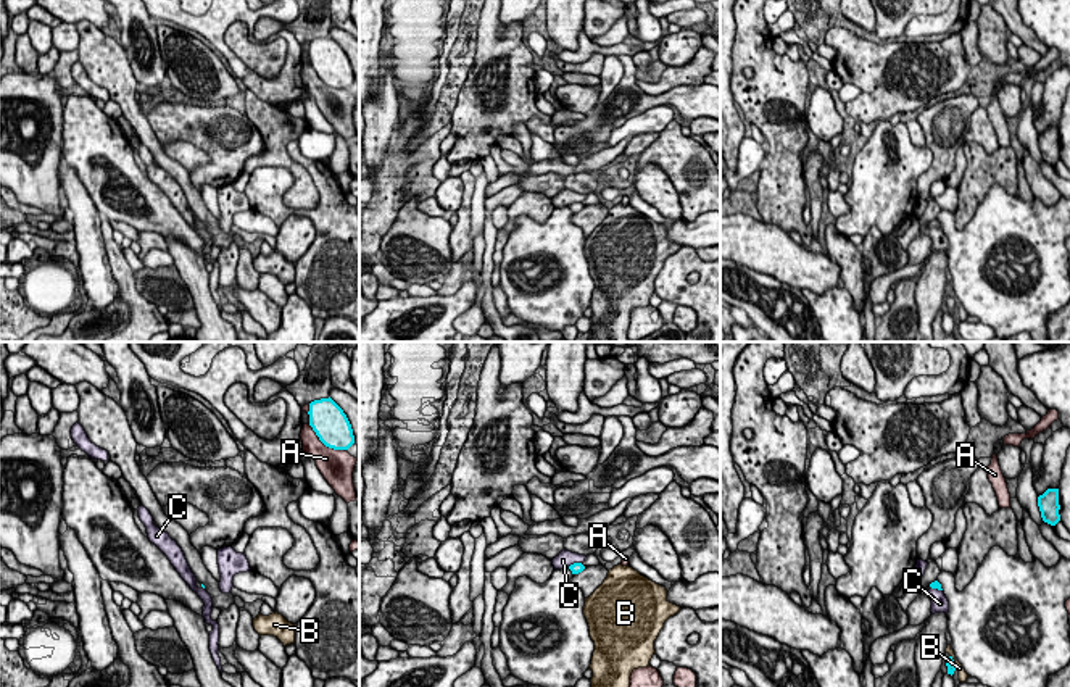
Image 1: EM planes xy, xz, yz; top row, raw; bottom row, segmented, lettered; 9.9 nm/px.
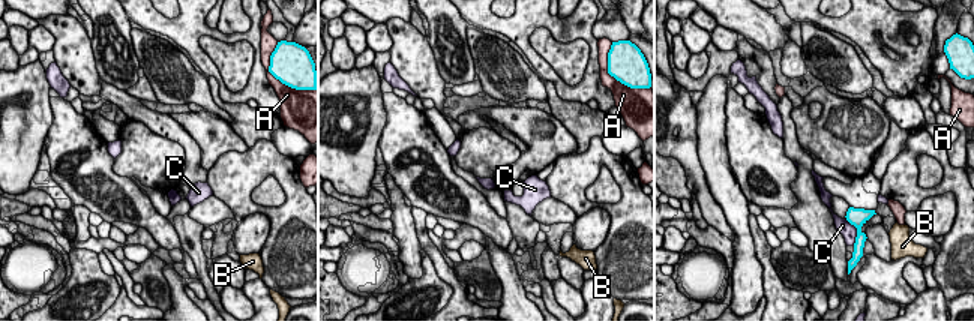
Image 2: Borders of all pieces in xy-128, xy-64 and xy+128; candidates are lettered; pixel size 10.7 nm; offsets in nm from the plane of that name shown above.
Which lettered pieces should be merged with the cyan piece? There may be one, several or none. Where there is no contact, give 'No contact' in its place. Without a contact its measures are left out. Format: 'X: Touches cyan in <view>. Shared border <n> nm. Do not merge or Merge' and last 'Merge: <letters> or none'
A: Touches cyan in xy. Shared border 460 nm. Do not merge
B: Touches cyan in yz. Shared border 150 nm. Do not merge
C: Touches cyan in xz. Shared border 150 nm. Do not merge
Merge: none

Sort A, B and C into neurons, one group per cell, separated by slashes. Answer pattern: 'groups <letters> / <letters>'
groups A / B / C

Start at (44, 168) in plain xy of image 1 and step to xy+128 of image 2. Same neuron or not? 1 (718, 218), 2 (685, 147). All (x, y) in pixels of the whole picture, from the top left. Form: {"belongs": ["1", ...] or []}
{"belongs": ["1", "2"]}

